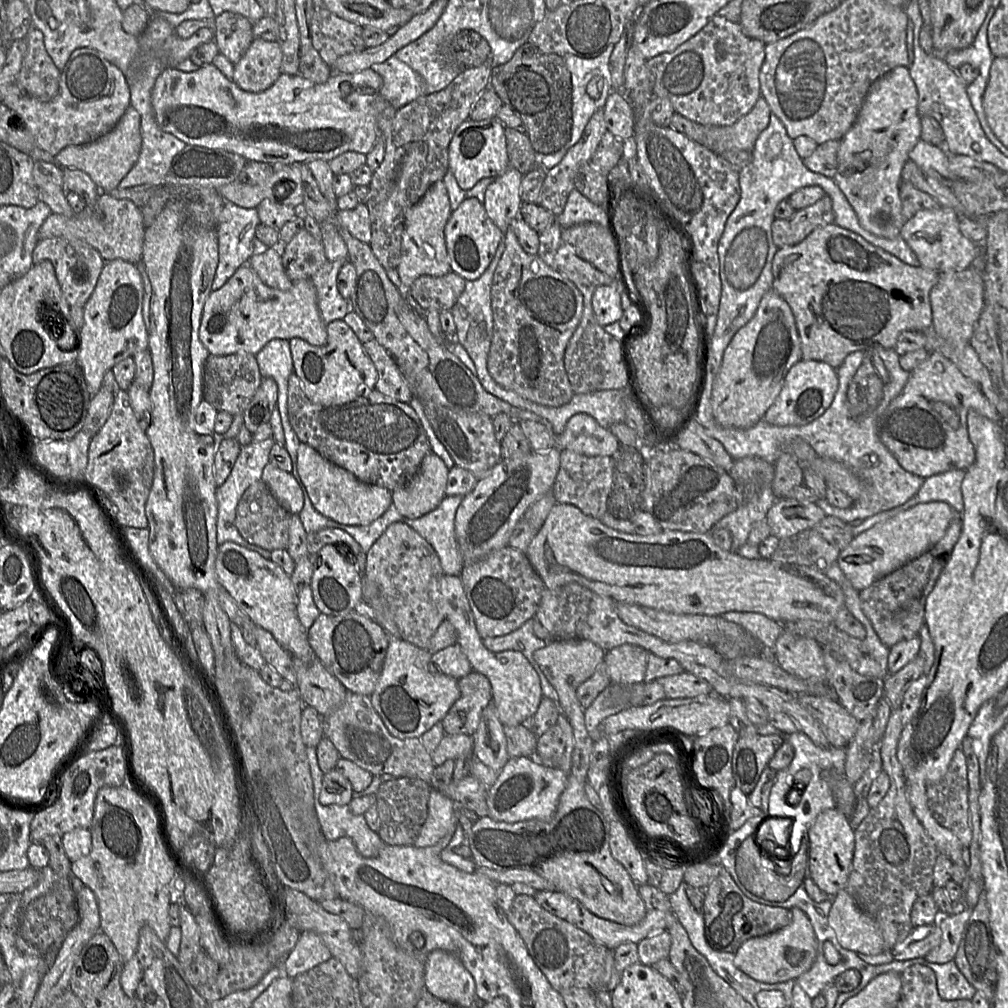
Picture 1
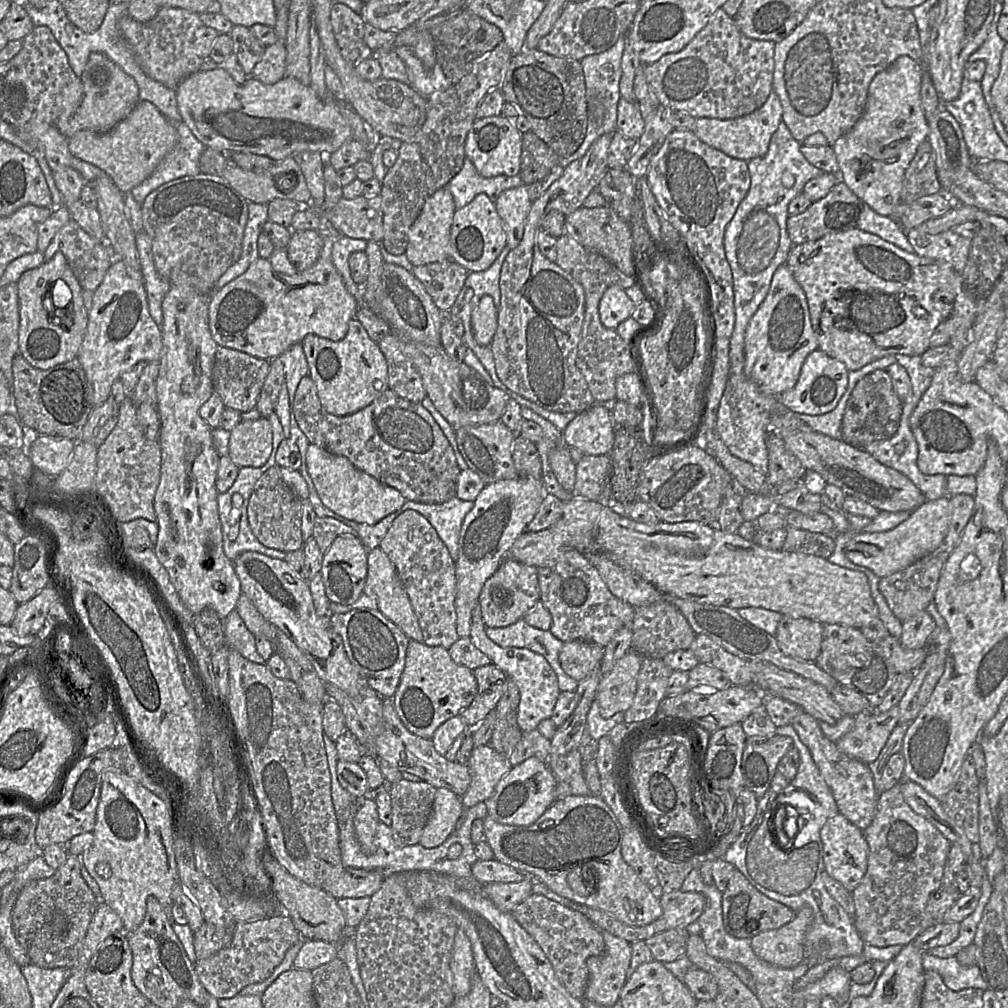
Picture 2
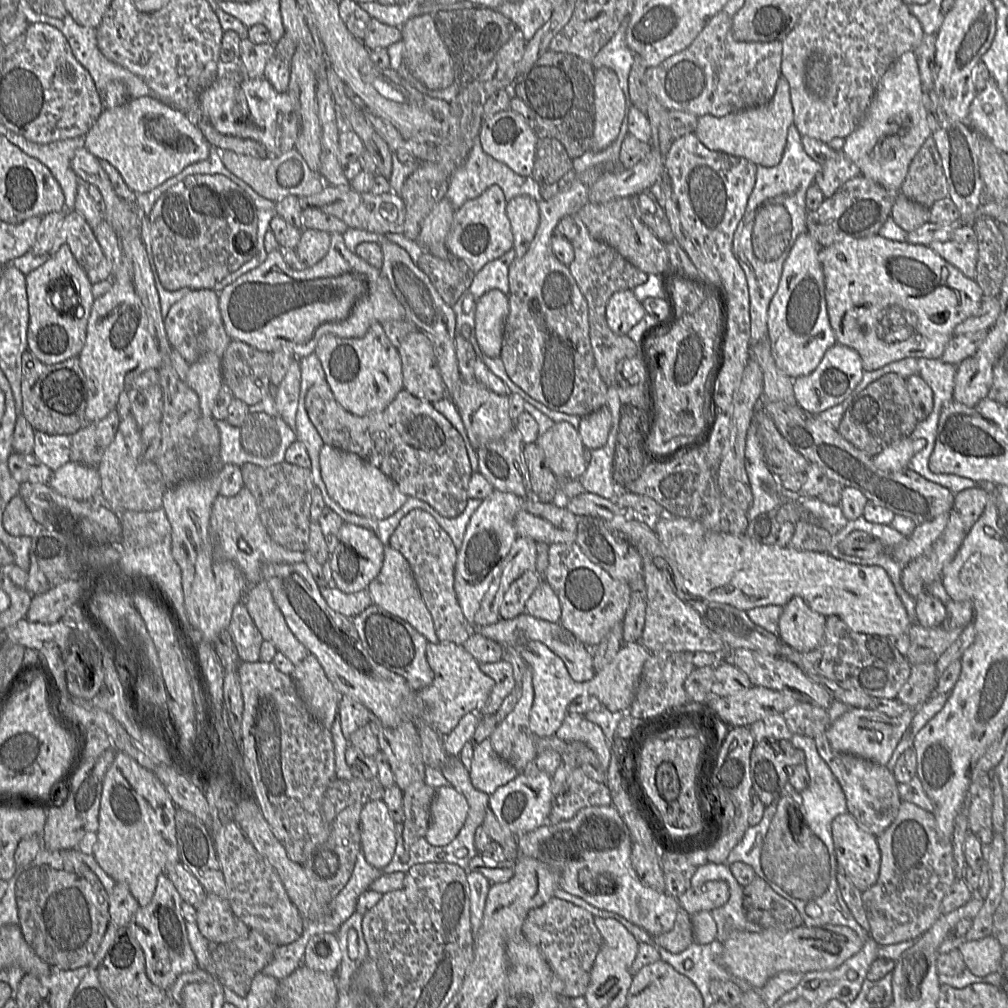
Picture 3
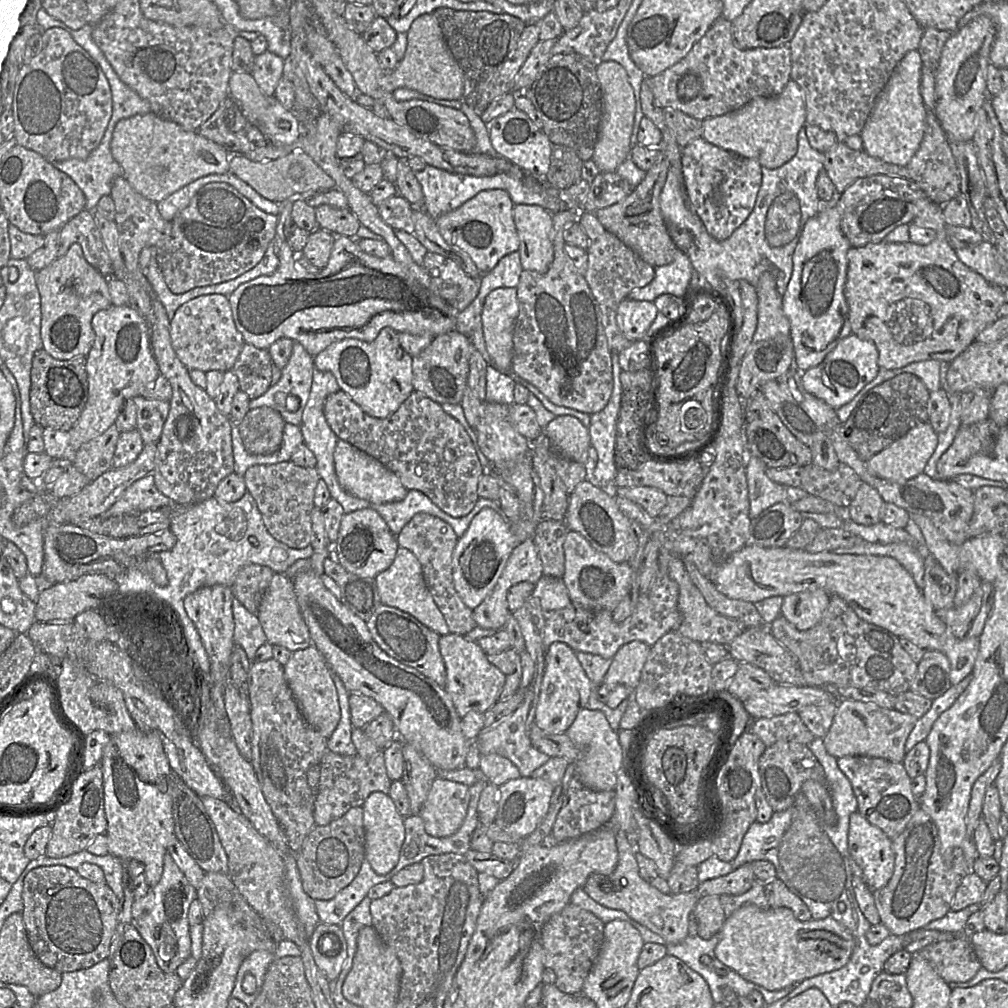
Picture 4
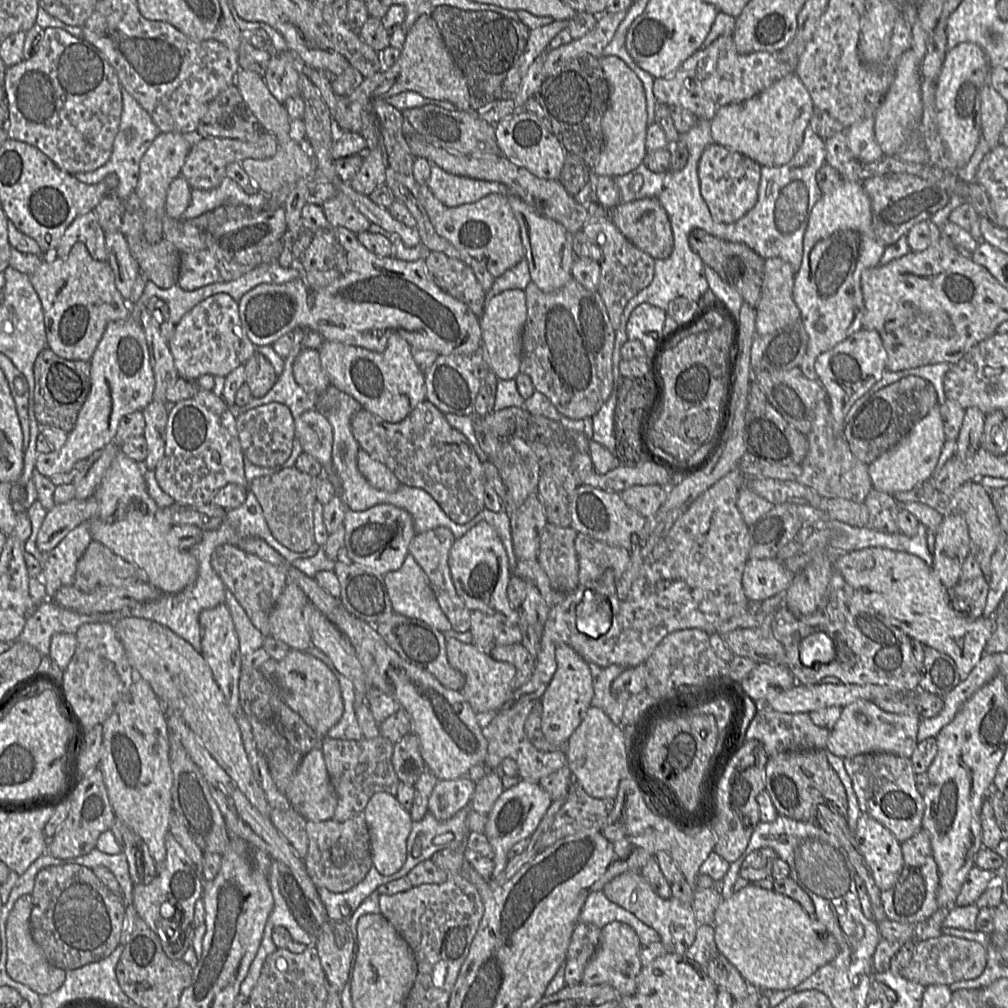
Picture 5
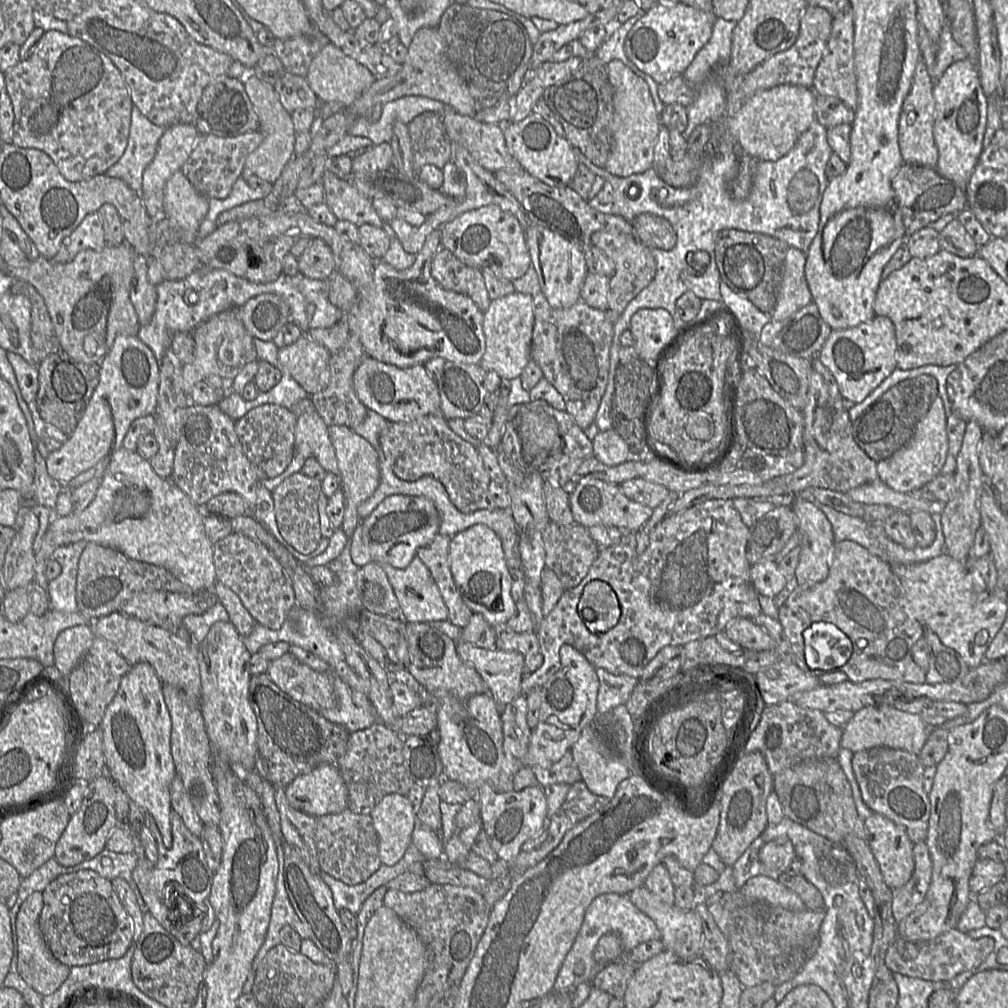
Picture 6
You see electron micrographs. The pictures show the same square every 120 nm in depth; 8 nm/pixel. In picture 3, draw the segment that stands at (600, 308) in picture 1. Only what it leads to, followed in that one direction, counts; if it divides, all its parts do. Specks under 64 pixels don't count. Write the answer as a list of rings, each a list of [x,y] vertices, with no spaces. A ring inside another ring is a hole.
[[[632,290],[615,292],[606,305],[606,321],[609,328],[616,334],[627,333],[645,316],[646,311],[633,294]]]

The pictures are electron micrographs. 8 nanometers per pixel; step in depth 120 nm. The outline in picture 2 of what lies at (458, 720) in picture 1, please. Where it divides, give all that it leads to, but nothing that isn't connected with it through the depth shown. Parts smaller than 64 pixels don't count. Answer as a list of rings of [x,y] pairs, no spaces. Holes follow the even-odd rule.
[[[494,664],[473,670],[477,680],[477,693],[472,703],[459,716],[467,729],[478,726],[495,709],[507,688],[507,675]]]

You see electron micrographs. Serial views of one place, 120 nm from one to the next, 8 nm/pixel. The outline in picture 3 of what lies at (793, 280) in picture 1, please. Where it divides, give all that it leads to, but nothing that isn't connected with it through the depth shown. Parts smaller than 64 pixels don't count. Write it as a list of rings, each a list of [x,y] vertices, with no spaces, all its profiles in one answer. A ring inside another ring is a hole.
[[[872,235],[822,247],[820,261],[825,277],[827,313],[836,343],[856,350],[864,371],[904,358],[940,359],[954,336],[955,327],[974,315],[984,299],[974,279],[967,278],[927,245]]]

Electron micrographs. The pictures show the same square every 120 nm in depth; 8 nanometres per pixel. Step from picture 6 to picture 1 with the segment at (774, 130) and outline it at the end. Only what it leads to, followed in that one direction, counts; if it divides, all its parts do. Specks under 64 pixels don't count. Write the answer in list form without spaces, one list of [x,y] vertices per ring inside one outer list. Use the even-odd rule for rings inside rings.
[[[760,97],[755,106],[730,126],[707,126],[707,148],[718,155],[729,150],[752,151],[760,133],[767,128],[772,111]]]

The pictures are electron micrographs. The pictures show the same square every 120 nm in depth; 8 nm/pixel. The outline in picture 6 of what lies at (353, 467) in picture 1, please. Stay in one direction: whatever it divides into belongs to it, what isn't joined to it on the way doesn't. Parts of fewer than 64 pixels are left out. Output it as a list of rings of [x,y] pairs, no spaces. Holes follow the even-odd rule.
[[[441,412],[412,421],[388,421],[379,434],[379,443],[398,478],[415,481],[425,475],[433,476],[444,485],[450,501],[462,513],[499,509],[489,495],[491,479],[477,449],[450,429]]]

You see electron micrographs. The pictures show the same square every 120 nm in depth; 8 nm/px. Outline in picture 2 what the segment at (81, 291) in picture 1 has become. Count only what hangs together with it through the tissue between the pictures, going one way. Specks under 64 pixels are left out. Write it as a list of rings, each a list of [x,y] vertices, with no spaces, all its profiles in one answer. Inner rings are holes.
[[[74,220],[61,227],[43,252],[44,262],[60,251],[83,290],[95,291],[114,257],[106,242],[87,234]]]

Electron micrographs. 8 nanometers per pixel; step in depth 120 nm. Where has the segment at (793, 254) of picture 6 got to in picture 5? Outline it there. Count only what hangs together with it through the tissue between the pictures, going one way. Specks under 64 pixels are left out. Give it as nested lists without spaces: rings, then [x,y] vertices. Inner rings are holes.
[[[779,258],[765,259],[763,283],[756,311],[756,335],[772,333],[800,319],[792,291],[795,272]]]

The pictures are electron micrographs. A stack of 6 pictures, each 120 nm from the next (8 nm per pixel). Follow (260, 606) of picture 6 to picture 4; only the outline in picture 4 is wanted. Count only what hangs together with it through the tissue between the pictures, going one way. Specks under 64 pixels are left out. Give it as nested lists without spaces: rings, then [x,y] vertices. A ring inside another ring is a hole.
[[[249,564],[238,572],[232,592],[243,606],[257,614],[263,595],[269,587],[275,572],[264,565]]]

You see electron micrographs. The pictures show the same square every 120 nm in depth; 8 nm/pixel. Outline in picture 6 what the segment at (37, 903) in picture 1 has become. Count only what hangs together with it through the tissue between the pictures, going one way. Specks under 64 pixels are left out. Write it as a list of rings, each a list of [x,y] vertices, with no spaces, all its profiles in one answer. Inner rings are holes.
[[[92,870],[62,874],[47,885],[42,896],[39,927],[49,950],[61,963],[69,967],[90,965],[119,959],[128,951],[133,920],[110,880]]]

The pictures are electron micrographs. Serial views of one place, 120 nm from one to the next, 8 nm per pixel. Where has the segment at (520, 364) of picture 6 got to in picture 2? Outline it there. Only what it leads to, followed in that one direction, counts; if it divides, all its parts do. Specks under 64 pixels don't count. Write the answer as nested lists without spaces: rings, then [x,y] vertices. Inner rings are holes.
[[[485,295],[472,311],[472,332],[479,345],[491,345],[498,327],[498,314],[499,310],[489,295]]]

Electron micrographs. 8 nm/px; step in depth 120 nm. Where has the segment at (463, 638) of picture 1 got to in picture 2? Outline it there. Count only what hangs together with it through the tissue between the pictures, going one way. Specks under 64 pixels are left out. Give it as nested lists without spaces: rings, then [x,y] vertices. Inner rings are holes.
[[[477,605],[472,613],[469,638],[480,651],[490,658],[492,664],[501,669],[517,685],[520,697],[517,707],[517,724],[519,728],[522,732],[535,730],[542,720],[551,717],[561,692],[556,673],[541,654],[527,648],[501,647],[497,645],[487,636],[485,627],[480,608]]]

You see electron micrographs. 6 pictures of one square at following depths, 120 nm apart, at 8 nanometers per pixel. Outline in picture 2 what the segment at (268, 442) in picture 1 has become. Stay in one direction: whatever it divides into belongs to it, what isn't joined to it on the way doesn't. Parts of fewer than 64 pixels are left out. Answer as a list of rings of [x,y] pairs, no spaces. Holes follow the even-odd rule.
[[[273,411],[267,419],[271,424],[272,429],[273,448],[270,458],[262,467],[259,468],[239,468],[240,470],[238,476],[232,487],[227,492],[218,494],[217,496],[218,515],[222,528],[223,551],[226,557],[231,561],[234,561],[242,552],[245,551],[258,552],[270,558],[281,560],[285,559],[287,553],[273,548],[268,548],[260,543],[259,540],[254,536],[248,522],[248,501],[253,491],[254,485],[264,472],[266,472],[269,468],[276,466],[275,456],[277,449],[281,442],[285,439],[282,425],[276,413]]]

